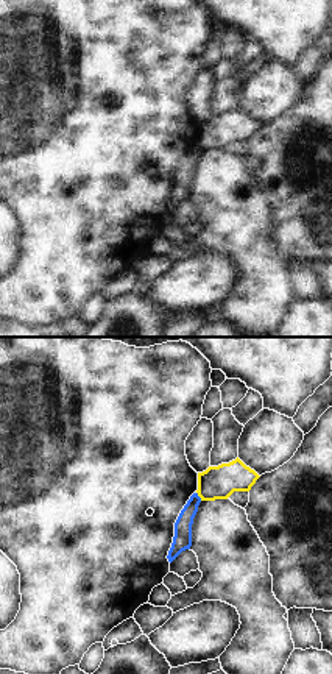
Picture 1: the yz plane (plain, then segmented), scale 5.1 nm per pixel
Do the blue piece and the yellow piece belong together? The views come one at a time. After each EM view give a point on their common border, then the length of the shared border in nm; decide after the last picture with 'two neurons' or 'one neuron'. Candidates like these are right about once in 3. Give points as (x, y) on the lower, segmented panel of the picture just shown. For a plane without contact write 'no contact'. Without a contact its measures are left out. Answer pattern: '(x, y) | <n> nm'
(198, 496) | 50 nm

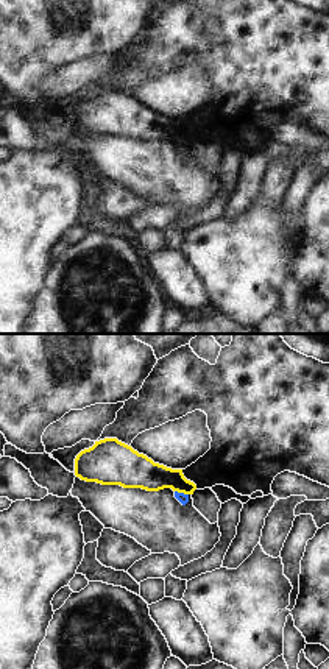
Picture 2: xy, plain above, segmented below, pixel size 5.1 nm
(181, 493) | 80 nm

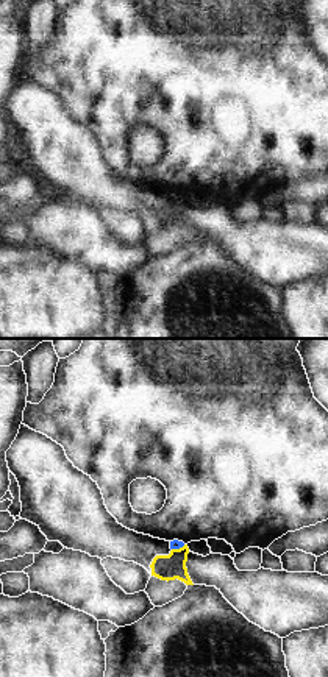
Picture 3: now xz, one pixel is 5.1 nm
(178, 548) | 80 nm

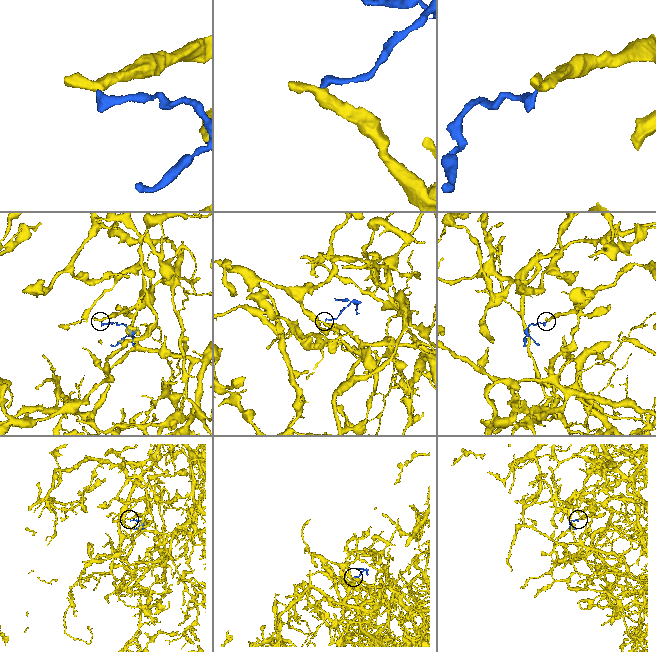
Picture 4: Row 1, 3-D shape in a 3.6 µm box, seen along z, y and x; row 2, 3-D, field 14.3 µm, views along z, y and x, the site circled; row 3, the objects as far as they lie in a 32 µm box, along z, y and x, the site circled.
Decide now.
two neurons

